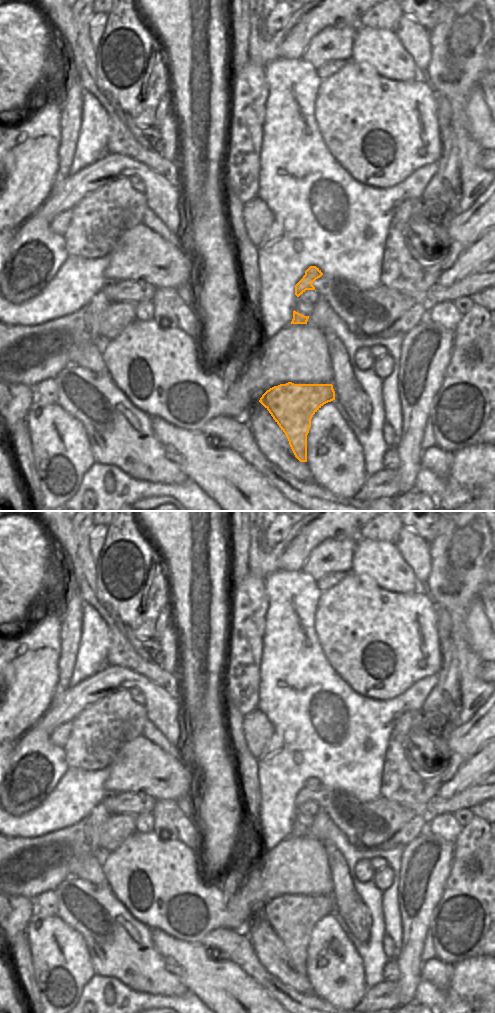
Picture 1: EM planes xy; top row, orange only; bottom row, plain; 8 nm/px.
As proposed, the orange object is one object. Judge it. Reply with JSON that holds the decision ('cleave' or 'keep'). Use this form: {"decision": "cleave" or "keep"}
{"decision": "cleave"}

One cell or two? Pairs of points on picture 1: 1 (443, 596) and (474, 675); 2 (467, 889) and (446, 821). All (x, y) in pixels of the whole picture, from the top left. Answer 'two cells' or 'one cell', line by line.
1: one cell
2: two cells

